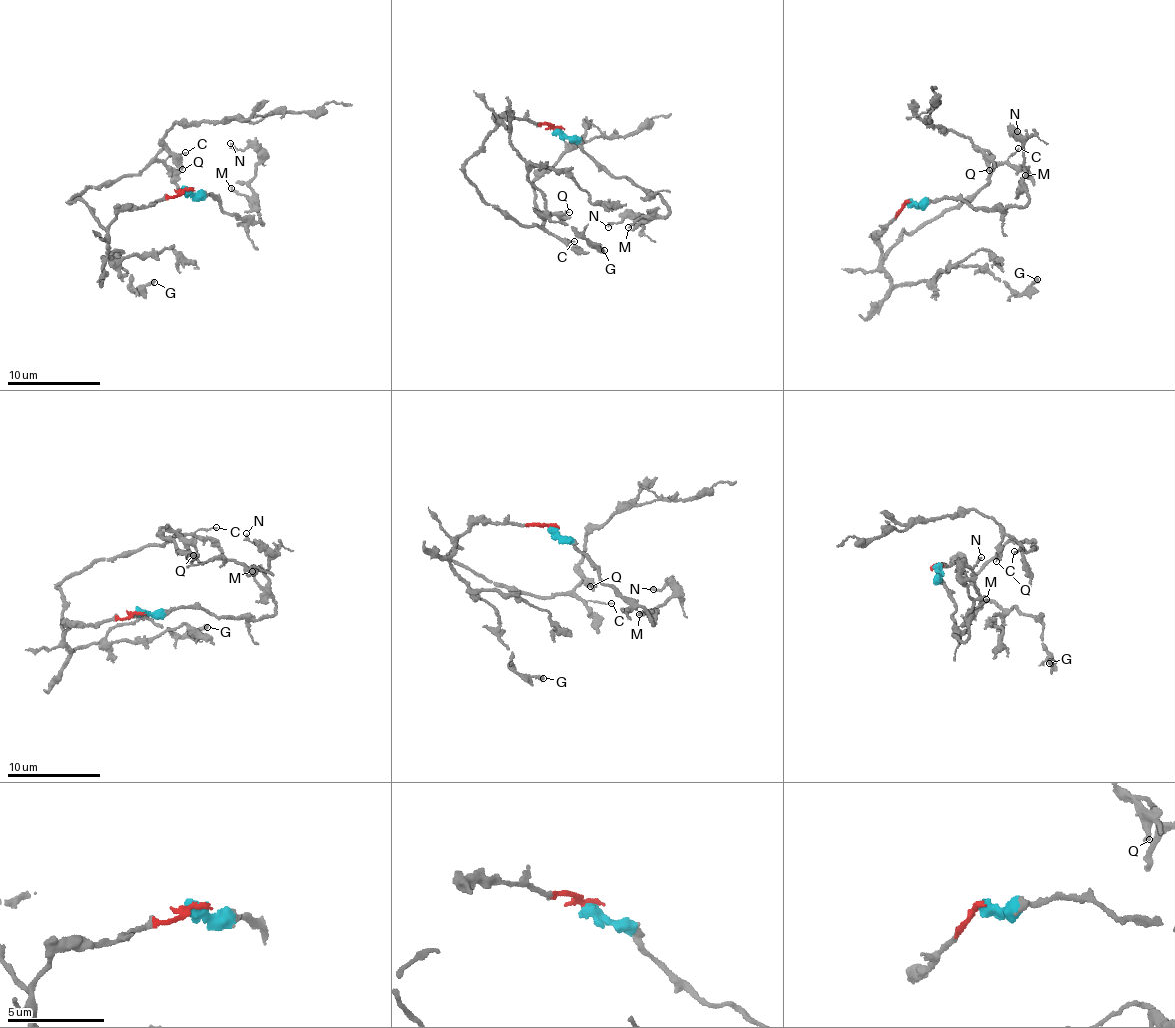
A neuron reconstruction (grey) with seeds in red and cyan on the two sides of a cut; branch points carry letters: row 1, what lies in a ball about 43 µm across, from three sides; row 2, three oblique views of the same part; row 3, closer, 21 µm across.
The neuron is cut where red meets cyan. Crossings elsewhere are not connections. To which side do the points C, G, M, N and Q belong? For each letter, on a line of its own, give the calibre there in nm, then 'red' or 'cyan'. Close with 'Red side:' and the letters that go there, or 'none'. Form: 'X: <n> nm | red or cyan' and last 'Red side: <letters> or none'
C: 110 nm | red
G: 280 nm | red
M: 160 nm | cyan
N: 200 nm | cyan
Q: 190 nm | red
Red side: C, G, Q

